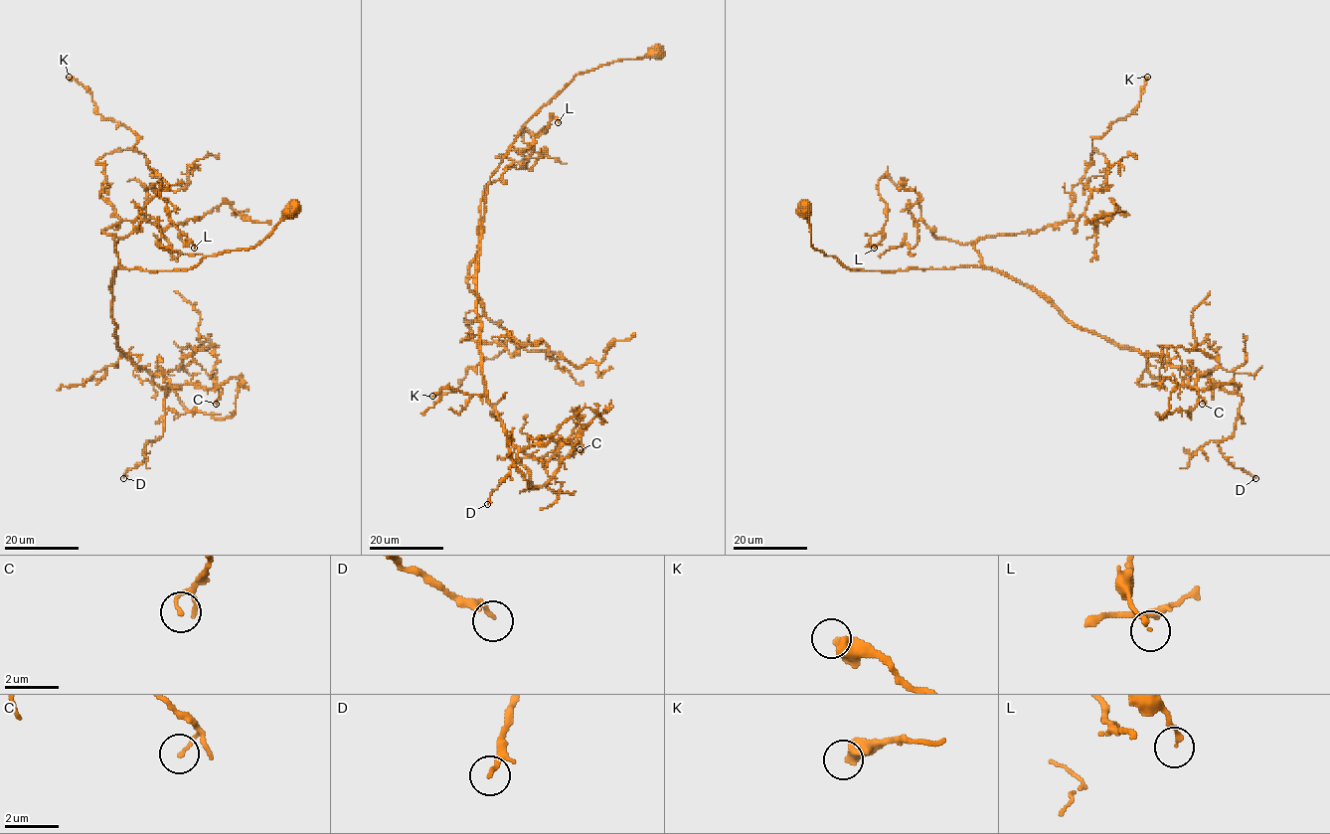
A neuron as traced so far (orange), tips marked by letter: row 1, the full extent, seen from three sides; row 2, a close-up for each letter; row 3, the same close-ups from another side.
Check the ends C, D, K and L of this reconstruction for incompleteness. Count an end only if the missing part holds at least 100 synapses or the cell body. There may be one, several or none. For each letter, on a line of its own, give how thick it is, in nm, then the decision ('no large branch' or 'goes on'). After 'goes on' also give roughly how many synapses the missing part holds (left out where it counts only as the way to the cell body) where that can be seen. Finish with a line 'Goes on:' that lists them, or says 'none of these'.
C: 130 nm | no large branch
D: 100 nm | no large branch
K: 550 nm | no large branch
L: 150 nm | no large branch
Goes on: none of these

